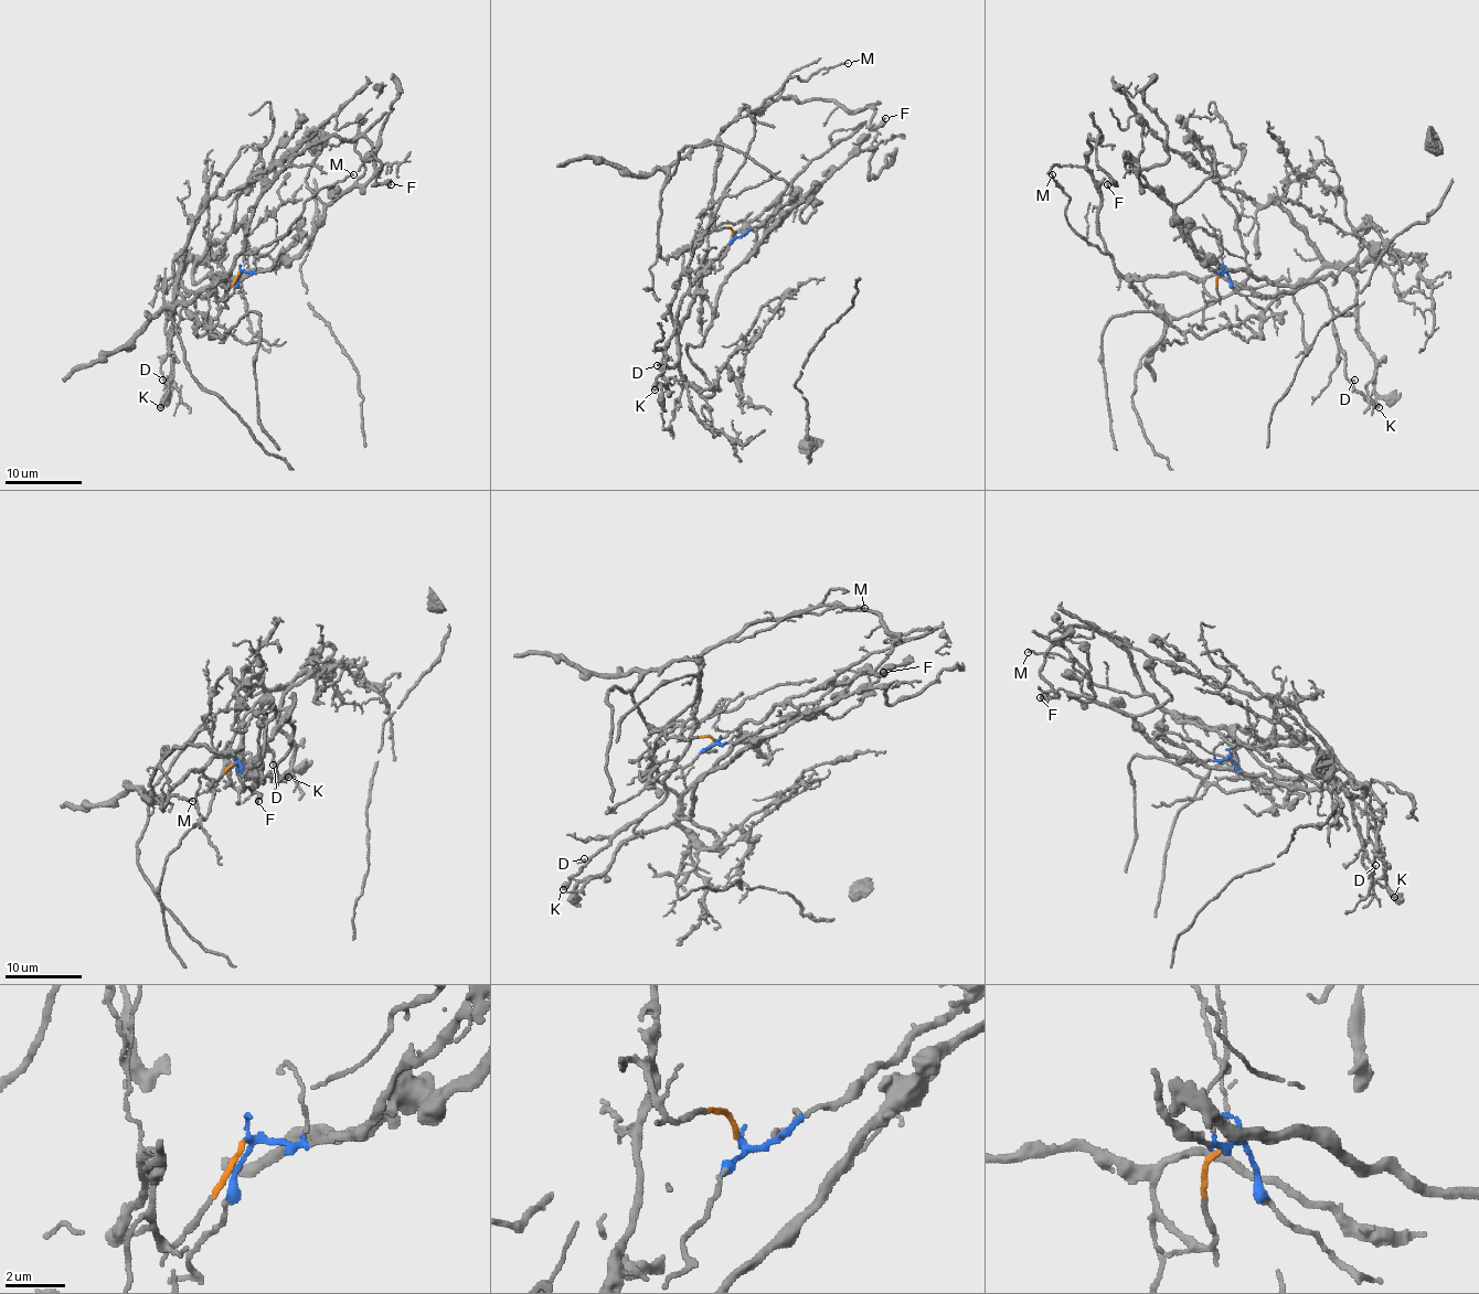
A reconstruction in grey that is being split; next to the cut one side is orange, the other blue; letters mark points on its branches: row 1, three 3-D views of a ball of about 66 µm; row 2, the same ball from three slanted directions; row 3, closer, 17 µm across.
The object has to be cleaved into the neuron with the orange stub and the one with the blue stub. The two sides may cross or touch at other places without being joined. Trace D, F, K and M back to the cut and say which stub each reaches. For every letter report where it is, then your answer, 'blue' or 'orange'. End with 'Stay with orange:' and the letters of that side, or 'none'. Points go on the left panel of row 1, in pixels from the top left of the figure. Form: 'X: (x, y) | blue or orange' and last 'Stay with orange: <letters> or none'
D: (162, 380) | orange
F: (391, 184) | orange
K: (160, 407) | orange
M: (353, 174) | orange
Stay with orange: D, F, K, M

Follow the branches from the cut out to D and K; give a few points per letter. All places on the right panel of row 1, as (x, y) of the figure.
D: (1222, 270), (1219, 298), (1203, 282), (1214, 275), (1268, 296), (1317, 282), (1346, 378), (1353, 378)
K: (1222, 270), (1219, 298), (1203, 282), (1214, 275), (1268, 296), (1319, 285), (1346, 378), (1379, 408)

